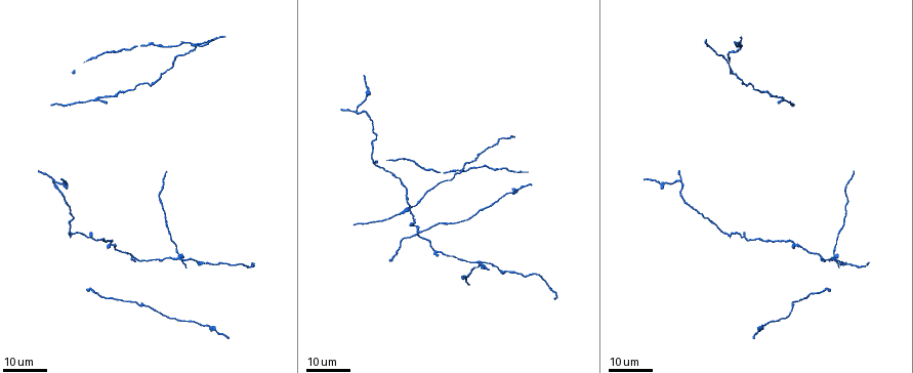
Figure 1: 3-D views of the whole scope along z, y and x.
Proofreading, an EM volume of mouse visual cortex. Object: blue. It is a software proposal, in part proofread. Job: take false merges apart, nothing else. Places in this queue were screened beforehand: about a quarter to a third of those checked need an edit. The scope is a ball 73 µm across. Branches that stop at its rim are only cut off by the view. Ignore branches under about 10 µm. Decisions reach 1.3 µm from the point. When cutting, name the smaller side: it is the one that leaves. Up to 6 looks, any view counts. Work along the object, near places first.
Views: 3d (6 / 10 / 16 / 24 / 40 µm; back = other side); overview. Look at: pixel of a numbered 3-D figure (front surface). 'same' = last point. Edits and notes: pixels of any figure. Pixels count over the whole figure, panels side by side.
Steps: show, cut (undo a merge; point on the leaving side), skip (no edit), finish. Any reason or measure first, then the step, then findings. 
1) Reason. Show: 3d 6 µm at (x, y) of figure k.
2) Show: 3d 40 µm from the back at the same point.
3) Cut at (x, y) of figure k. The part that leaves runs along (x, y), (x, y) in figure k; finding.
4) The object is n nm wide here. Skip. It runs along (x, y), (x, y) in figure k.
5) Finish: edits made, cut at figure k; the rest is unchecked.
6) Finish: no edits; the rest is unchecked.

Looks like a crossing. Show: 3d 16 µm at (178, 259) of figure 1.

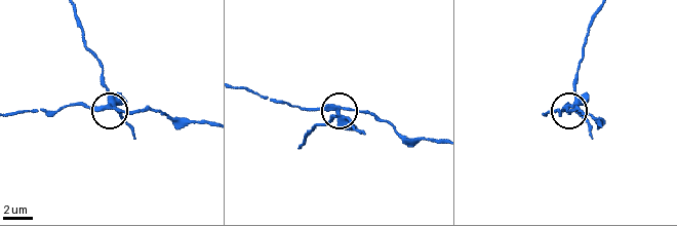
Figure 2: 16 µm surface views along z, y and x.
Closer look. Show: 3d 6 µm at (112, 104) of figure 2.

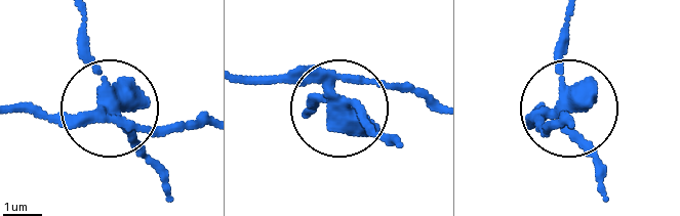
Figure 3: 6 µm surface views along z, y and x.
Show: 3d 6 µm from the back at (109, 108) of figure 3.

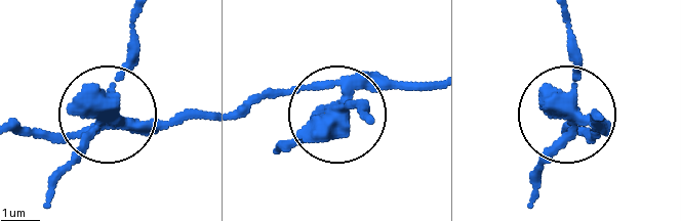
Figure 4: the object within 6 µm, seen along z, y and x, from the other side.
The object is 380 nm wide here. Cut at (73, 152) of figure 4. The part that leaves runs along (571, 102), (568, 18) in figure 4; a second cell is stuck on.

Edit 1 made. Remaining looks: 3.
Show: overview.

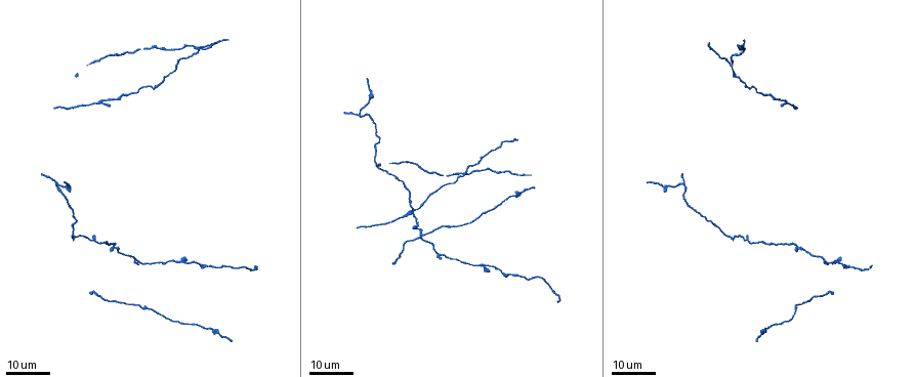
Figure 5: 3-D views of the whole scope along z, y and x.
A fork. Show: 3d 16 µm at (136, 261) of figure 5.

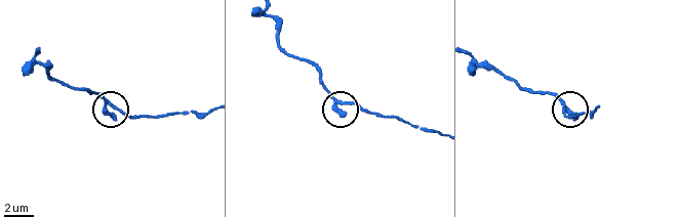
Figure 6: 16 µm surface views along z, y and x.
Zoom in. Show: 3d 6 µm at (111, 107) of figure 6.

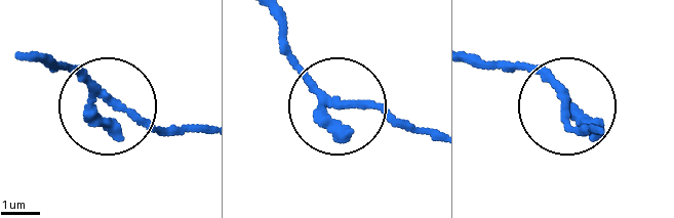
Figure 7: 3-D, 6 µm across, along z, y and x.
3 arms meet here. Skip. It runs along (33, 53), (160, 129), (200, 132) in figure 7; continuous, no second cell.

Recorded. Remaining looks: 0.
Finish: edits made, cut at figure 4; the rest is unchecked.

